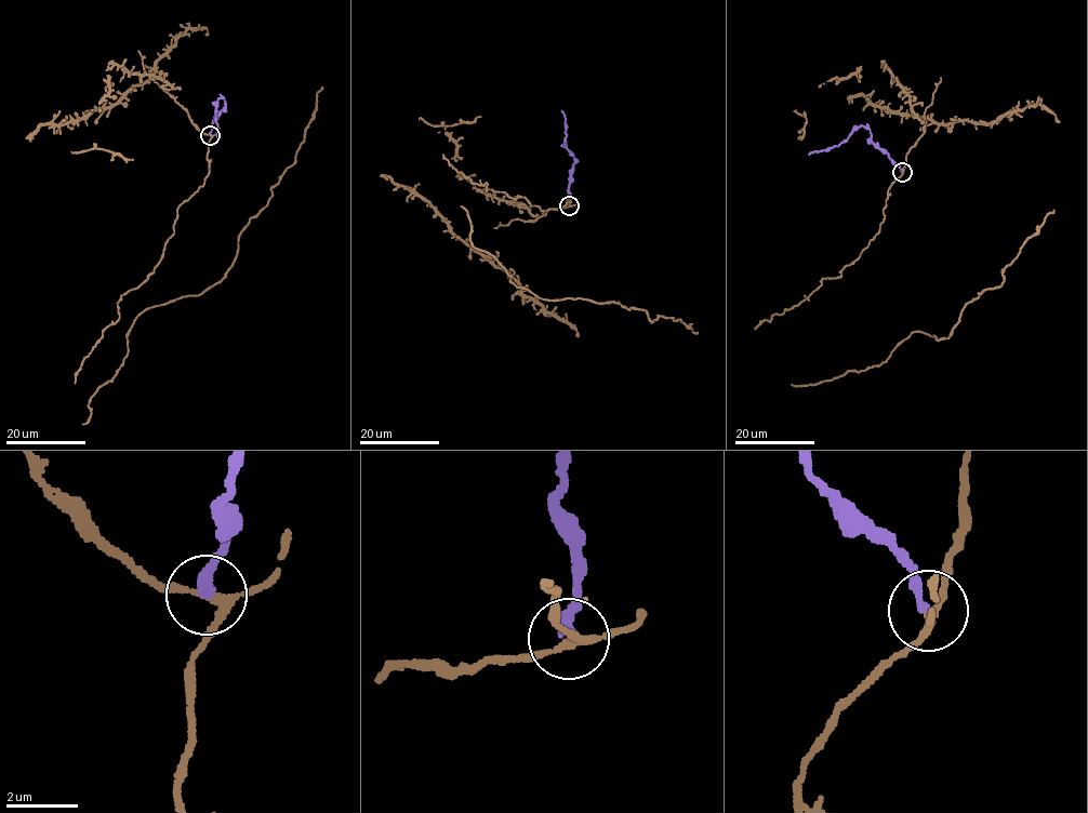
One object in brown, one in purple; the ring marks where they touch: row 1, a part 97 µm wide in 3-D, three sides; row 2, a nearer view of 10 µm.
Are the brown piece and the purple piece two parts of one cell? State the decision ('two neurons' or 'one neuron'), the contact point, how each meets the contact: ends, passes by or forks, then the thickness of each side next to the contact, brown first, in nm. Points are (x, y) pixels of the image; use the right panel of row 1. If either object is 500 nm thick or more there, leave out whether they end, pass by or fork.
two neurons; at (902, 172); brown forks there; purple ends there; 190 nm thick on the brown side, 240 nm on the other

